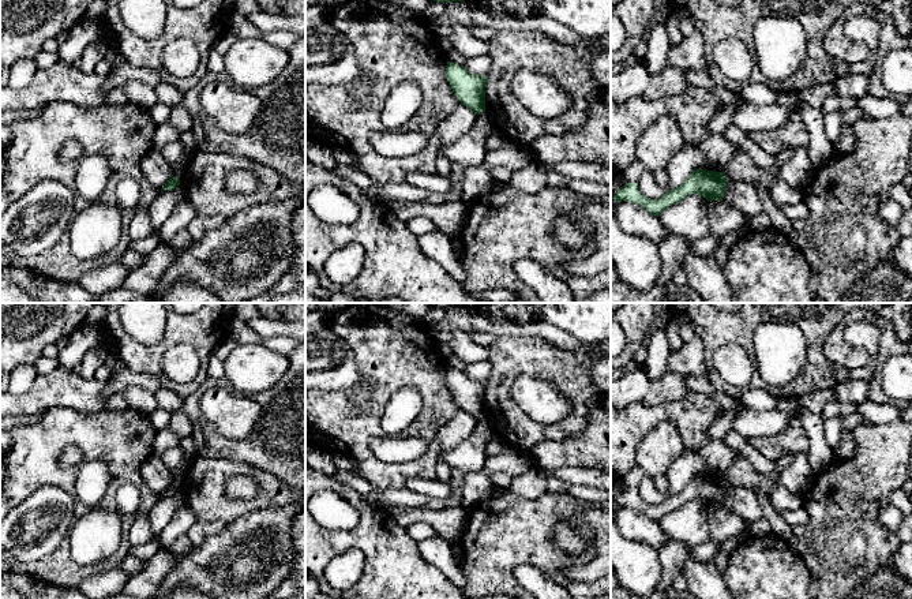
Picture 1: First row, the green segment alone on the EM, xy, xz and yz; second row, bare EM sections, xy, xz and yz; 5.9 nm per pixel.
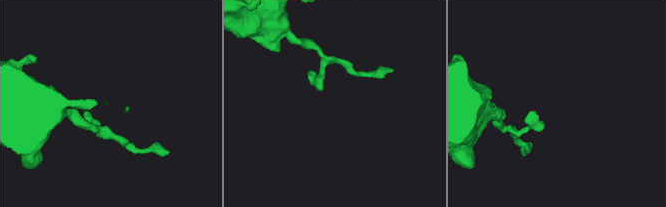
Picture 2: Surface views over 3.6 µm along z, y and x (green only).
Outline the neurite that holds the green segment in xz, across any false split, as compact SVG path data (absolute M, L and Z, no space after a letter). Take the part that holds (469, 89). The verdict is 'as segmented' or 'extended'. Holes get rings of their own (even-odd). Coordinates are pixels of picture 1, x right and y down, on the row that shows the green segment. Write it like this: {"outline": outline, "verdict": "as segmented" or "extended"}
{"outline": "M447 61L446 78L461 104L472 109L476 115L485 112L488 76L474 75L463 65Z", "verdict": "as segmented"}

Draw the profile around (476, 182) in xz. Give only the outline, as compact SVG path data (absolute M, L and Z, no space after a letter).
M508 143L500 149L487 151L484 162L465 168L461 177L461 186L469 203L491 191L493 183L489 171L492 168L504 166L513 172L525 168L529 162L528 150L517 143Z

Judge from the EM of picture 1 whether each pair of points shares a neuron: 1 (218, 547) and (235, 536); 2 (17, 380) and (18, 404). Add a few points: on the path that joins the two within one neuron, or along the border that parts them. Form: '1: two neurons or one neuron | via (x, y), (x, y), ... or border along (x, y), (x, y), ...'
1: one neuron | via (222, 547), (231, 541)
2: two neurons | border along (38, 374), (27, 390), (14, 395)

